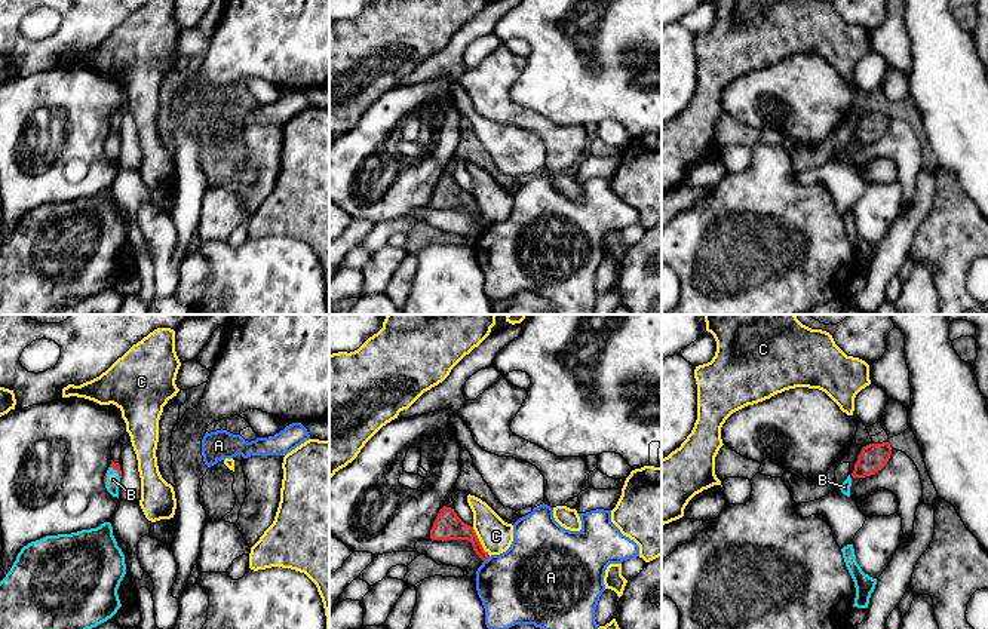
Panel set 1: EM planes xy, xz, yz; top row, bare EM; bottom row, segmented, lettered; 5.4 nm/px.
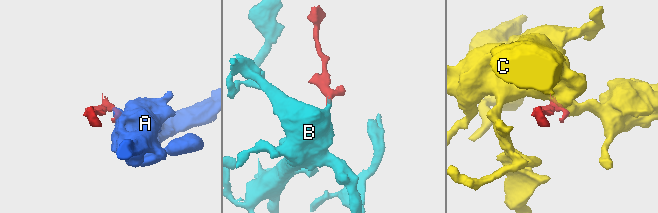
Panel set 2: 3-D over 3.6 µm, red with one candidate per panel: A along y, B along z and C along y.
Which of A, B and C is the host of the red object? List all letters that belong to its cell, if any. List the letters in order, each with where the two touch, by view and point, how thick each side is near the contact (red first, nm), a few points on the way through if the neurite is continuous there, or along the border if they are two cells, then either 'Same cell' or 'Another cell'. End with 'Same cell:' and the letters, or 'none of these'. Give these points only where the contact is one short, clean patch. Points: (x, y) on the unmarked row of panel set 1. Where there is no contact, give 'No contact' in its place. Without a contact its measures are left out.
A: Touches red at xz (487, 226). Thickness 130 nm (red) against 420 nm. Boundary: xz (490, 224), (484, 229). Another cell
B: Touches red at xy (116, 137). Thickness 50 nm (red) against 80 nm. Path across: xy (116, 134), (116, 137), (113, 147). Same cell
C: Touches red at xz (479, 209). Thickness 150 nm (red) against 190 nm. Boundary: xz (472, 195), (481, 214), (490, 223). Another cell
Same cell: B

